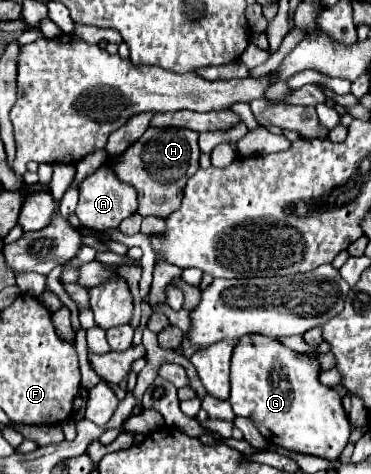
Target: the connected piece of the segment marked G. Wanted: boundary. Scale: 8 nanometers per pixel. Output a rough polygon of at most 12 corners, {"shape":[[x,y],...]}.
{"shape":[[247,334],[231,408],[271,444],[339,458],[351,422],[315,356]]}

